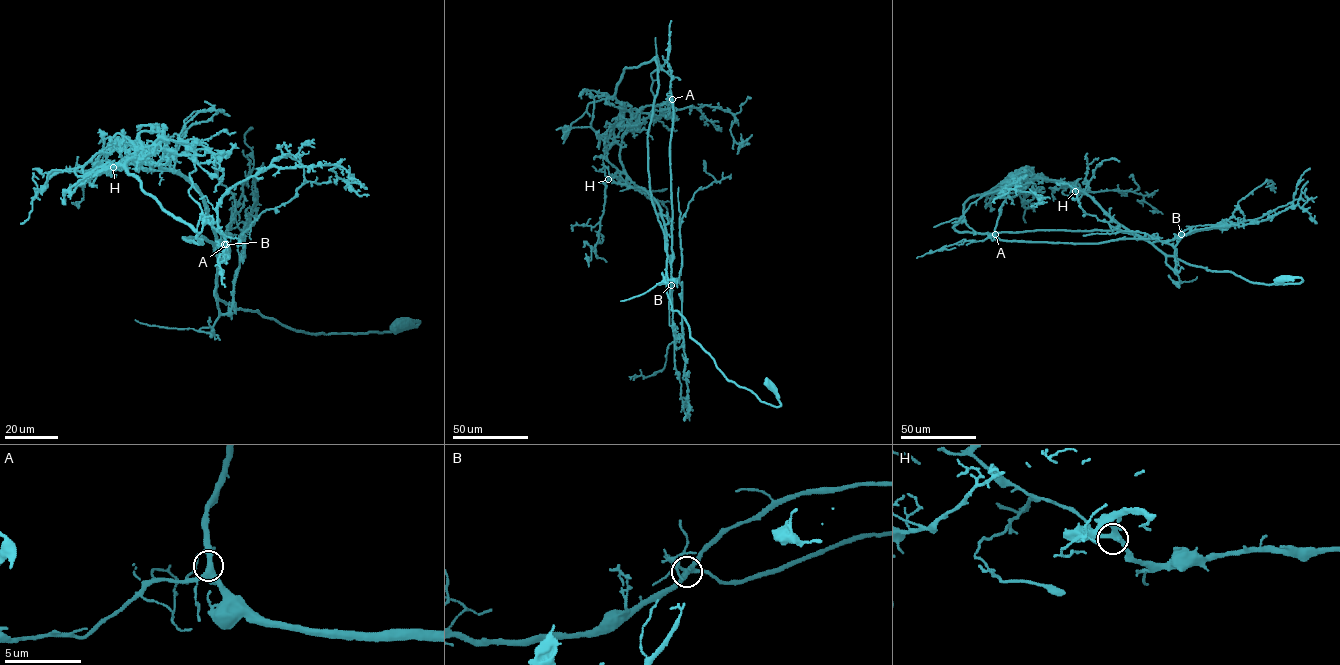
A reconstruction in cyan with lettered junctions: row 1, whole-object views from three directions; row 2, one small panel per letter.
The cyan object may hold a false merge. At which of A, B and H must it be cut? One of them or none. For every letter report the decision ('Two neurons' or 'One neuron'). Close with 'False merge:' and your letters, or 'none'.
A: One neuron
B: One neuron
H: One neuron
False merge: none

